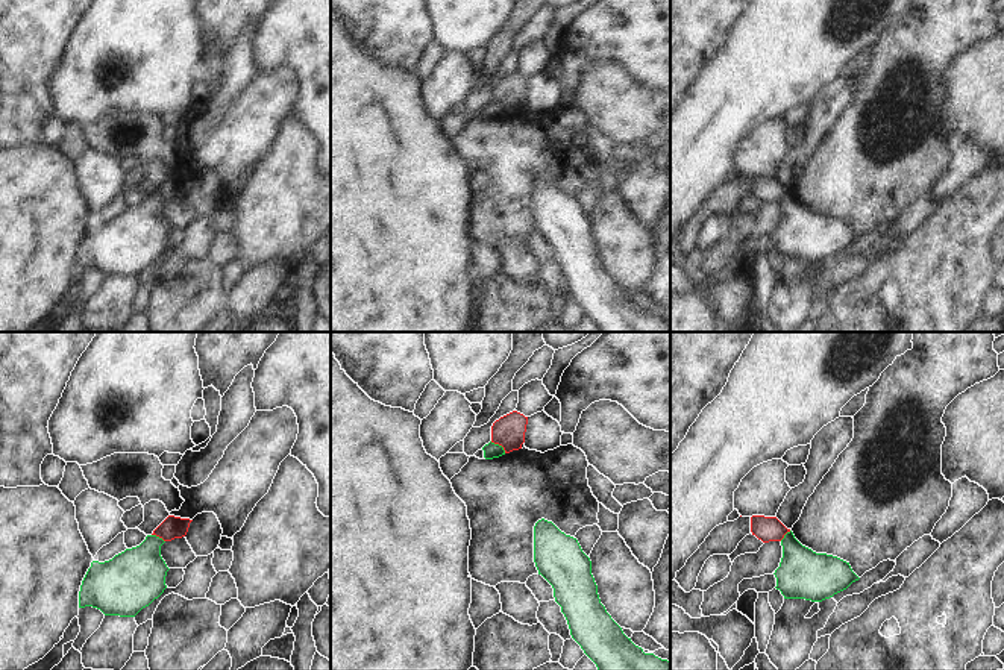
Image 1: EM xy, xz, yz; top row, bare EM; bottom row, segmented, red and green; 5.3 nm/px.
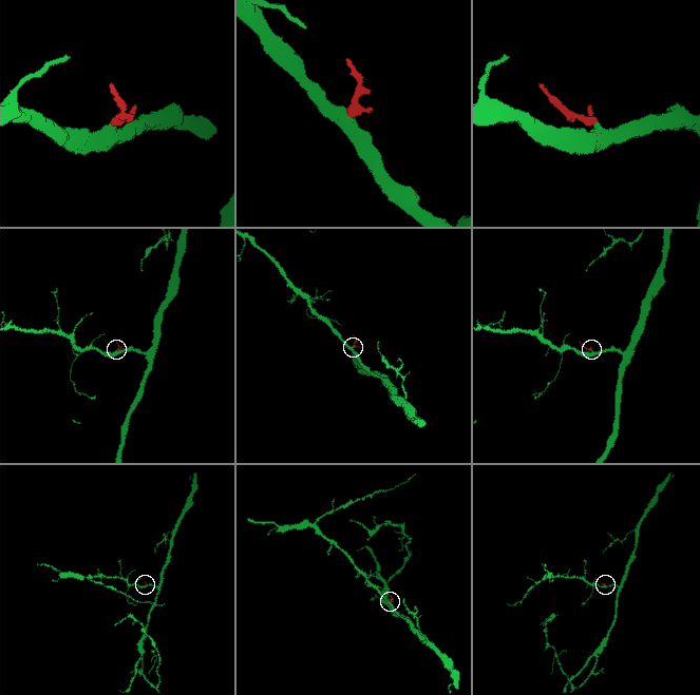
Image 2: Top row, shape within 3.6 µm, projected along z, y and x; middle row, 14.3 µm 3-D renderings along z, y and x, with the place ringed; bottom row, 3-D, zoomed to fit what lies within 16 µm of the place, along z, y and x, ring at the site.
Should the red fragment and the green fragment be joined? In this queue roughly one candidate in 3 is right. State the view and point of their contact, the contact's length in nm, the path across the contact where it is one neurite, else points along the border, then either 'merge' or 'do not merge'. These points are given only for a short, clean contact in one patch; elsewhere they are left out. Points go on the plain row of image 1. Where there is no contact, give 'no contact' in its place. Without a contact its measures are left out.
meets red in xz at (499, 105); contact 110 nm long; border along xz (490, 102), (501, 106), (505, 112); do not merge

